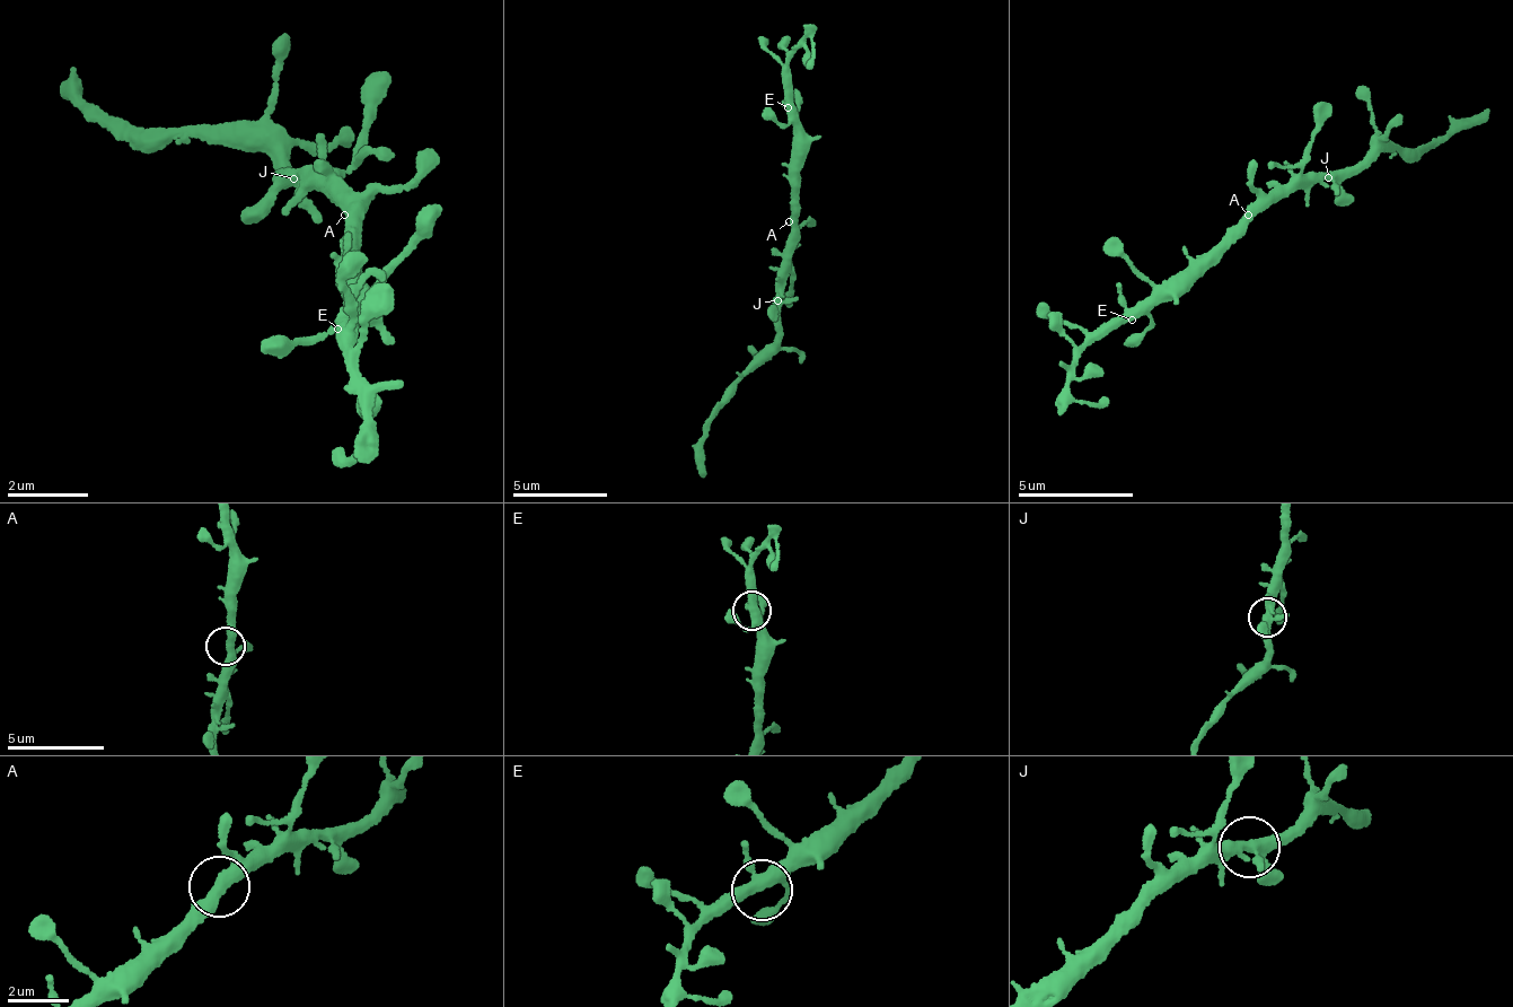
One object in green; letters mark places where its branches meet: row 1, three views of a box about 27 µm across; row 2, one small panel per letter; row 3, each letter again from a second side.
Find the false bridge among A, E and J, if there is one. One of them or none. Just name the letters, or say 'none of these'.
none of these

